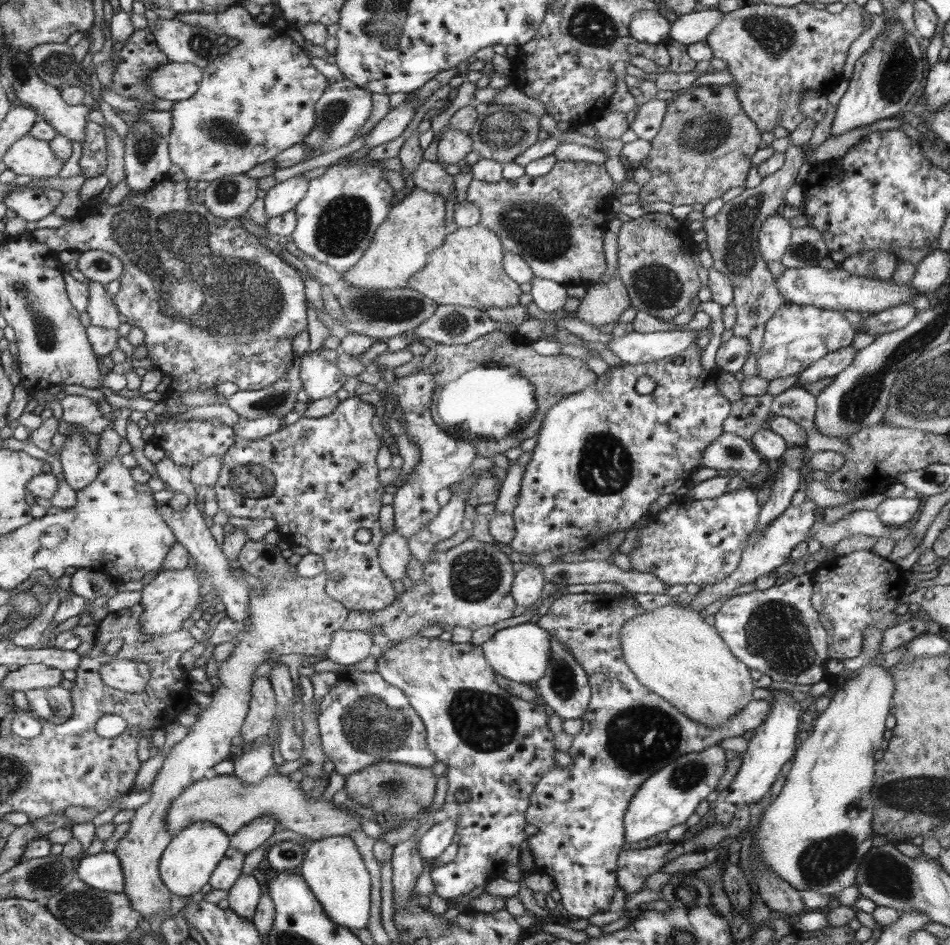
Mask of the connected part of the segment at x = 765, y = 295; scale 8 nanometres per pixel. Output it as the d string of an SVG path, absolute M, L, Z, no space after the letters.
M788 146L785 162L780 170L770 176L764 176L758 186L745 188L734 199L724 203L724 207L712 218L704 220L704 232L707 234L707 250L713 258L713 267L725 274L733 284L733 303L736 307L736 322L732 327L733 336L745 338L750 343L752 355L758 354L763 345L763 334L768 320L785 304L785 296L777 287L775 277L770 273L765 258L759 251L758 233L764 221L778 213L785 203L786 192L796 184L798 170L805 164L807 150L805 146Z

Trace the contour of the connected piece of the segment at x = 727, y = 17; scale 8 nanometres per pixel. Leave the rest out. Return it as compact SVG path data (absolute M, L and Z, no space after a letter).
M804 1L796 7L779 7L770 4L744 3L741 8L723 14L721 22L715 26L714 31L711 32L704 41L713 48L714 56L716 58L721 58L724 62L726 62L728 72L736 81L736 87L734 88L736 90L738 100L742 102L742 109L744 110L746 116L748 116L748 119L756 123L758 131L773 131L774 127L776 127L776 123L780 123L782 128L785 128L786 131L791 133L792 131L796 131L796 129L800 127L800 124L802 124L802 121L805 120L805 115L802 114L802 112L800 112L800 108L798 108L798 105L800 105L800 101L802 100L802 95L804 95L806 91L828 93L830 86L832 86L832 84L834 84L834 82L842 76L842 70L844 70L844 62L846 62L846 56L848 56L848 50L850 50L852 42L854 42L854 40L856 40L856 38L864 32L864 16L862 16L862 12L864 12L864 7L856 4L854 1L848 3L838 14L830 14L830 12L826 9L818 10L818 8L815 8L812 3Z

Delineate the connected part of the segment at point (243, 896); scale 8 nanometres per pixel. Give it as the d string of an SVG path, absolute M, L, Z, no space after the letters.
M241 874L228 892L229 908L238 916L251 920L263 896L260 882L252 874Z

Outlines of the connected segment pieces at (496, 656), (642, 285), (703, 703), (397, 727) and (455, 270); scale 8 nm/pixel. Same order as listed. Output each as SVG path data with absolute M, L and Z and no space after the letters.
M524 623L498 630L490 640L481 645L496 674L514 682L529 684L545 678L551 666L550 634L540 625Z
M644 212L644 215L637 220L631 219L622 224L618 235L618 268L619 277L623 280L625 287L629 291L632 306L640 311L646 310L648 314L671 322L676 314L680 314L692 298L698 294L702 288L698 280L698 268L694 264L695 241L692 239L691 232L683 222L678 222L672 218L672 214L660 214L660 212Z
M668 604L652 611L645 610L642 615L624 624L621 641L623 656L641 683L698 724L714 730L753 703L754 680L750 676L749 665L738 660L717 630L706 624L702 614L690 609L690 606Z
M355 670L340 674L335 686L322 698L320 714L317 718L319 737L327 756L334 762L334 772L347 777L380 761L398 761L399 763L418 765L430 768L438 762L428 743L428 732L425 723L409 703L409 698L401 689L390 684L378 671L363 672Z
M480 224L459 227L446 236L440 248L431 252L427 266L409 279L409 287L431 298L437 305L455 304L483 311L492 307L506 310L509 306L518 306L523 292L505 271L505 251L501 237L492 229Z

